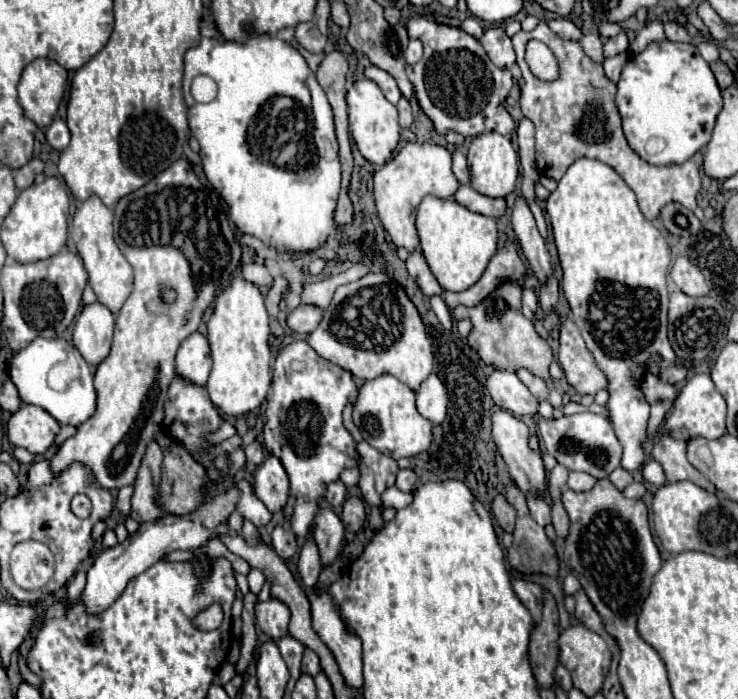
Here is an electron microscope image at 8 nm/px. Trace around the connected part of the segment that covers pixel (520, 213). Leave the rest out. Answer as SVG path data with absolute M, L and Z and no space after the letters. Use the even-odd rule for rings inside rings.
M516 197L514 209L512 209L512 227L518 237L518 243L530 263L530 269L536 273L538 281L544 283L546 277L552 273L552 259L546 249L544 239L540 237L536 229L534 215L526 203L524 197Z

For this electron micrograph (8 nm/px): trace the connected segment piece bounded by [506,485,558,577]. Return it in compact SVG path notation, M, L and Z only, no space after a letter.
M510 485L506 487L506 499L518 511L518 521L514 529L514 545L512 545L514 549L508 549L510 567L524 575L544 573L550 577L558 577L556 549L552 541L546 537L544 527L532 521L526 501L524 501L524 493L516 485Z

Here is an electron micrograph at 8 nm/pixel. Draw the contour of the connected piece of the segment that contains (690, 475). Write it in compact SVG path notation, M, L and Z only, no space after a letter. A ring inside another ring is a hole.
M662 435L652 451L654 459L664 467L664 473L670 483L674 481L692 481L694 485L706 489L708 493L720 495L720 491L686 459L686 443L676 441L668 435Z

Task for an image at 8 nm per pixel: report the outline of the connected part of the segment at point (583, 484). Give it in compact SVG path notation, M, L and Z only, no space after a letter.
M572 471L568 475L568 489L572 489L572 491L588 491L588 489L592 489L594 483L596 483L596 479L588 477L588 473Z

